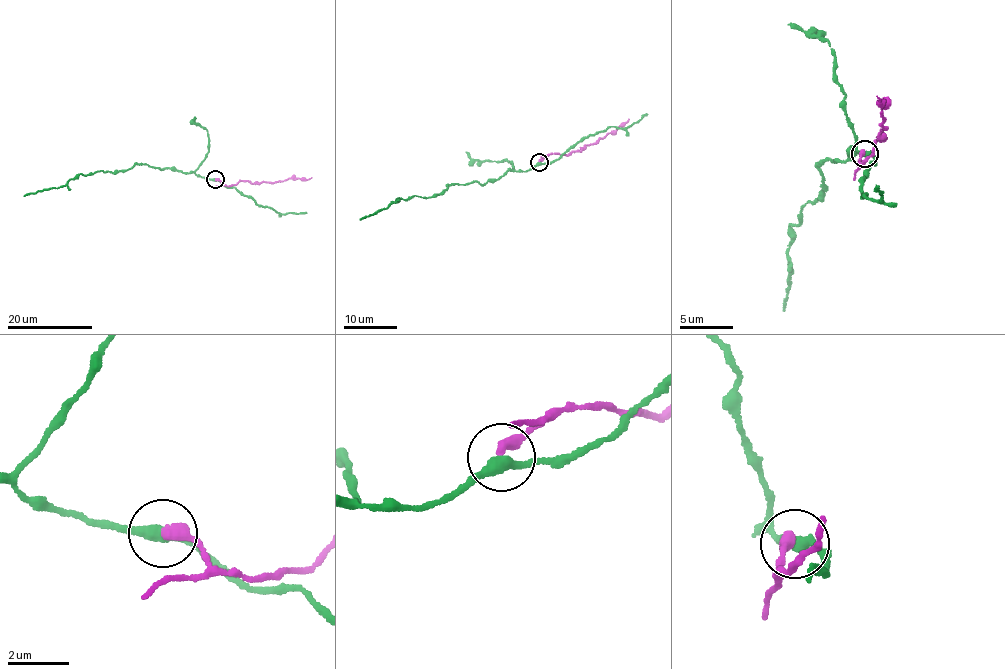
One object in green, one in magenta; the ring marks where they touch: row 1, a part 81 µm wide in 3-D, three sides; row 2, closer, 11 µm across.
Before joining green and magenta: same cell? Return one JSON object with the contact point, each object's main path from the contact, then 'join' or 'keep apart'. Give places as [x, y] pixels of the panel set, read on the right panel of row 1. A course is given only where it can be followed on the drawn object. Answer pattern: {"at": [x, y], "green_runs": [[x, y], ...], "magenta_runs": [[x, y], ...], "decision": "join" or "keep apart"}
{"at": [864, 154], "green_runs": [[865, 153], [818, 163], [820, 199], [805, 202], [800, 223], [787, 227], [783, 310]], "magenta_runs": [[862, 153], [859, 164], [873, 156], [876, 140], [885, 138], [880, 131], [886, 128], [885, 107], [876, 95]], "decision": "keep apart"}

